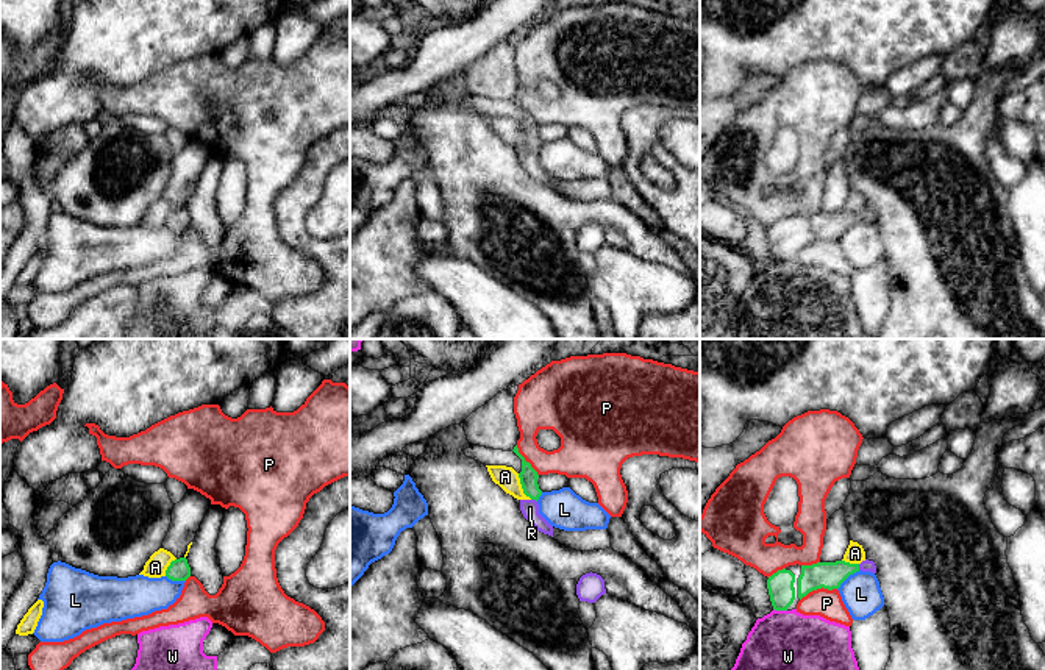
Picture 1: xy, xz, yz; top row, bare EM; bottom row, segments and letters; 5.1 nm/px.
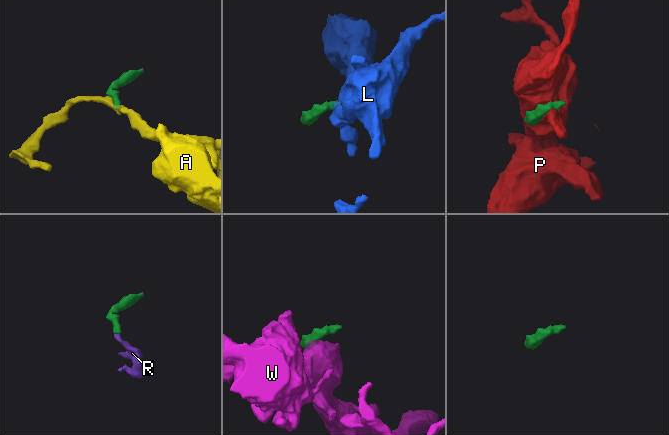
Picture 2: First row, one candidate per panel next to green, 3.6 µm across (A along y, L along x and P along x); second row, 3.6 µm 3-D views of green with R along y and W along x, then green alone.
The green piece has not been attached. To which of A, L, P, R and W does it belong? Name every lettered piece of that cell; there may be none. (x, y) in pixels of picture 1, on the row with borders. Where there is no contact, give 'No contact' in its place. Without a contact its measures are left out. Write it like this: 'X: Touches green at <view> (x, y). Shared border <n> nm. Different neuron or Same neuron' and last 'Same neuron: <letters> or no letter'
A: Touches green at xz (522, 488). Shared border 150 nm. Different neuron
L: Touches green at yz (847, 577). Shared border 160 nm. Different neuron
P: Touches green at yz (817, 588). Shared border 200 nm. Different neuron
R: Touches green at xz (534, 498). Shared border 40 nm. Same neuron
W: Touches green at yz (780, 609). Shared border 70 nm. Different neuron
Same neuron: R

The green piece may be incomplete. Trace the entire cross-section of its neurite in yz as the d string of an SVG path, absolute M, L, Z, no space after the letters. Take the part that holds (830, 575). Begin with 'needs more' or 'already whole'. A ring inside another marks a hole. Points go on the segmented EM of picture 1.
needs more; M845 561L817 562L812 565L789 565L767 579L770 601L775 611L797 609L798 601L817 589L839 589L856 572L876 573L873 561L850 564Z

